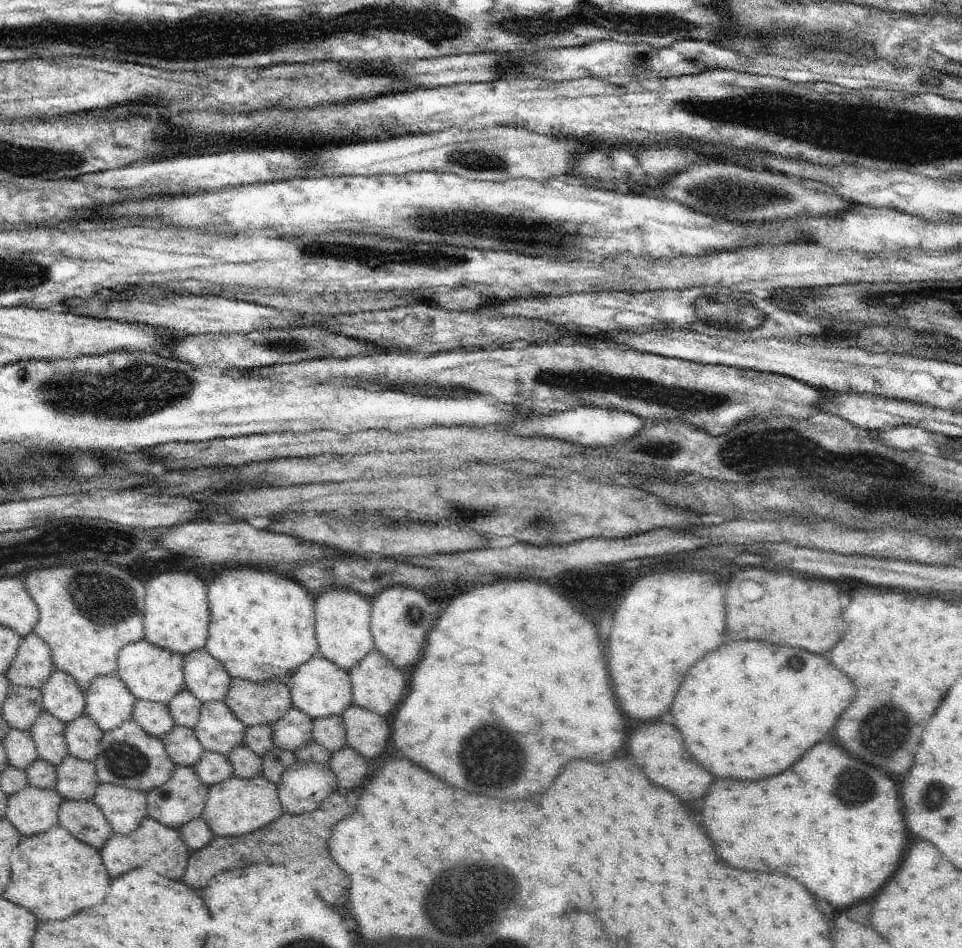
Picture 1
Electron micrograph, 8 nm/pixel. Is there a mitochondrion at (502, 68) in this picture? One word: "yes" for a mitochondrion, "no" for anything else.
no

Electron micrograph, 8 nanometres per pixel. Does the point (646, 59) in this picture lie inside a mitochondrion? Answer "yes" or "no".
yes

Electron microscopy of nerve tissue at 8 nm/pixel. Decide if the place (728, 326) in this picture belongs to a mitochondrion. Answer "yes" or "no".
no

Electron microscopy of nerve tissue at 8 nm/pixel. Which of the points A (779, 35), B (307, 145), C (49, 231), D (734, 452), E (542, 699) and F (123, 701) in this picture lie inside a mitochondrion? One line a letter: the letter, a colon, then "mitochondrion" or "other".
A: mitochondrion
B: other
C: other
D: mitochondrion
E: other
F: other

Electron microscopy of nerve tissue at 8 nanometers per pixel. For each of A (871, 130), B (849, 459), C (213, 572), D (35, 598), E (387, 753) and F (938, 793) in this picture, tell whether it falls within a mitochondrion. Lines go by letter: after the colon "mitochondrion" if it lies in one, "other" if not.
A: mitochondrion
B: other
C: other
D: other
E: other
F: mitochondrion

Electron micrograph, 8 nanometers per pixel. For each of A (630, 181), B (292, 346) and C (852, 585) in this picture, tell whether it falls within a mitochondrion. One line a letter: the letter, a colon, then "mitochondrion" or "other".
A: other
B: mitochondrion
C: other

